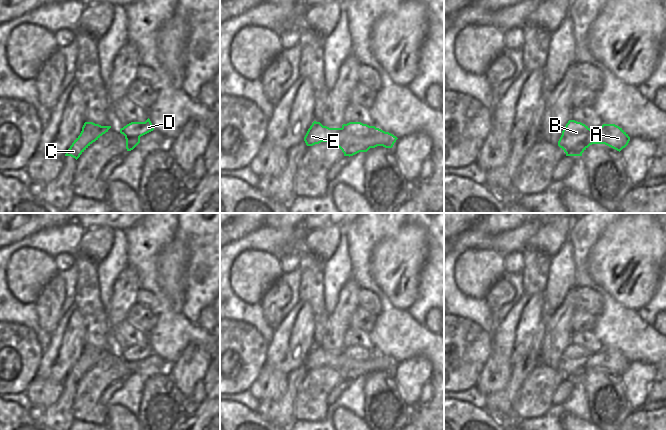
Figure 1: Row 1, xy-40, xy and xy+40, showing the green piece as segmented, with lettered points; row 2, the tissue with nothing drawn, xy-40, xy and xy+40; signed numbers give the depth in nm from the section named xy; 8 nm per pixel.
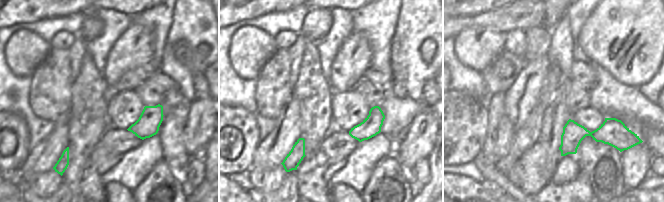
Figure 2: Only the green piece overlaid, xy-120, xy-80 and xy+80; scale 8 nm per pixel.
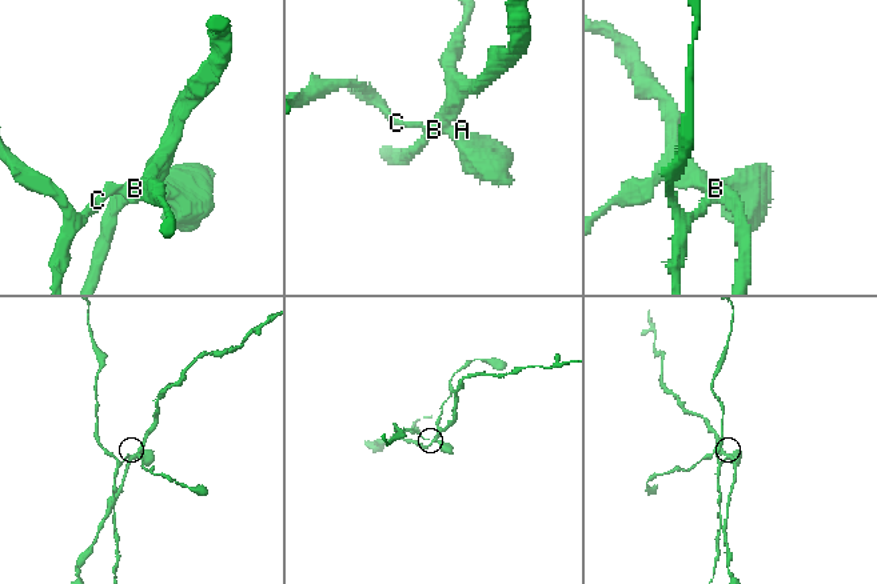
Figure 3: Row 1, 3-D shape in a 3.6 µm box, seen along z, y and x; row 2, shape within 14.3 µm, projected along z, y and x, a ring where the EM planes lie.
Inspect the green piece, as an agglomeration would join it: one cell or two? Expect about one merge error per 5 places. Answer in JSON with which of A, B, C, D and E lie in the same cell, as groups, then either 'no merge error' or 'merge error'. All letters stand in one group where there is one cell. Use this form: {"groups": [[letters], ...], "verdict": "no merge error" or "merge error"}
{"groups": [["A", "C", "E"], ["B", "D"]], "verdict": "merge error"}

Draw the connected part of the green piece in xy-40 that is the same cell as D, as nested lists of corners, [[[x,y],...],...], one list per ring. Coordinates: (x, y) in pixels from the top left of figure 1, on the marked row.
[[[148,118],[145,122],[131,122],[120,129],[120,133],[129,138],[140,138],[141,136],[154,130]]]

